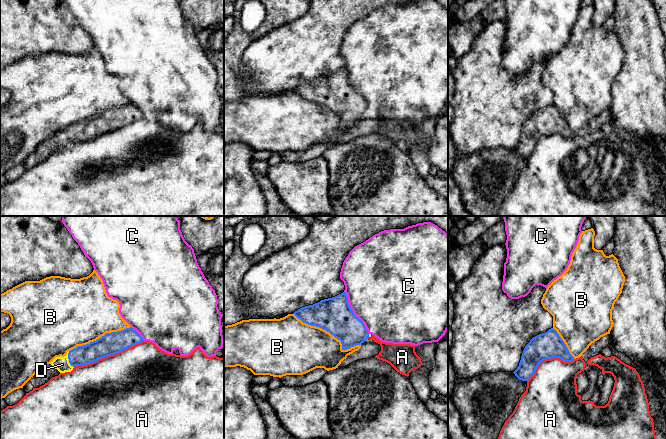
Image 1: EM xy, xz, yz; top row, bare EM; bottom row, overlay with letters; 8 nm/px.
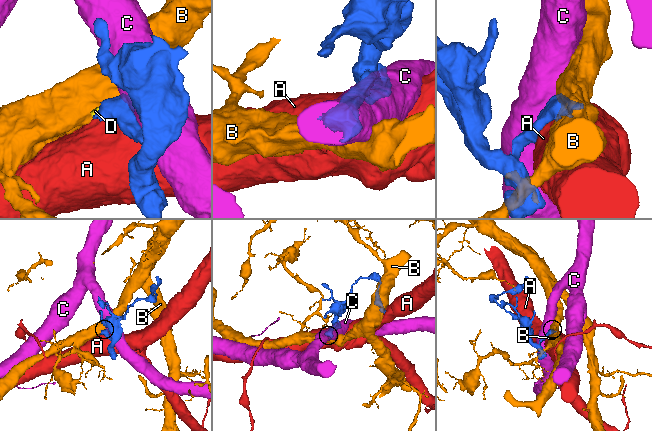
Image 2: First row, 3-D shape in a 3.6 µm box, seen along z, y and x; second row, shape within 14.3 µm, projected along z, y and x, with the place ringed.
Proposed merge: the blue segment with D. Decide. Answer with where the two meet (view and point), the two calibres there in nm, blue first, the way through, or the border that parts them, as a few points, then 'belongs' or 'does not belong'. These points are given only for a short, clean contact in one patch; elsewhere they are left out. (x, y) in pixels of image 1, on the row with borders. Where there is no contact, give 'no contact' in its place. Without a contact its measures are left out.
xy (68, 358) | 160/120 nm | across xy (81, 355), (68, 358), (62, 364) | belongs

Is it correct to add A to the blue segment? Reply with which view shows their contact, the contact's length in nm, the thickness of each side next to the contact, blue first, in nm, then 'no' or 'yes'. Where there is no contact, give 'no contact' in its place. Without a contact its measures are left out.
xy | 600 nm | 180/500 nm | no

